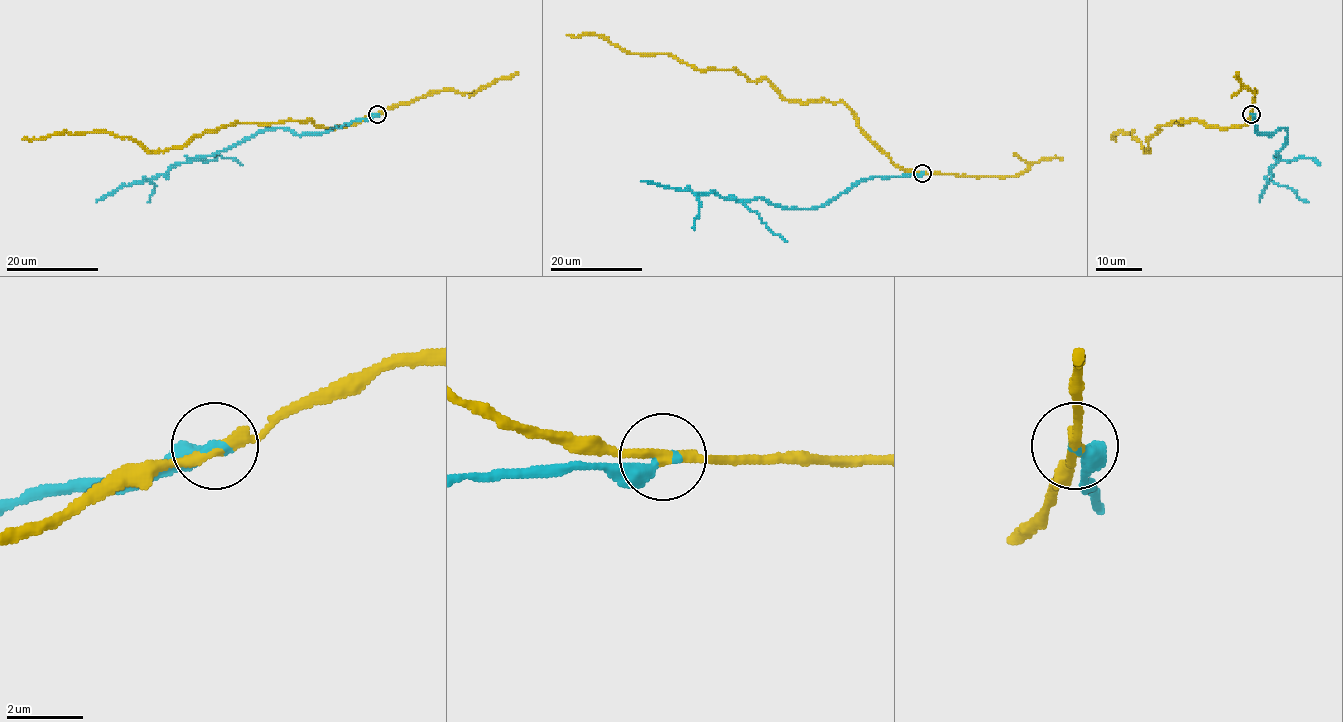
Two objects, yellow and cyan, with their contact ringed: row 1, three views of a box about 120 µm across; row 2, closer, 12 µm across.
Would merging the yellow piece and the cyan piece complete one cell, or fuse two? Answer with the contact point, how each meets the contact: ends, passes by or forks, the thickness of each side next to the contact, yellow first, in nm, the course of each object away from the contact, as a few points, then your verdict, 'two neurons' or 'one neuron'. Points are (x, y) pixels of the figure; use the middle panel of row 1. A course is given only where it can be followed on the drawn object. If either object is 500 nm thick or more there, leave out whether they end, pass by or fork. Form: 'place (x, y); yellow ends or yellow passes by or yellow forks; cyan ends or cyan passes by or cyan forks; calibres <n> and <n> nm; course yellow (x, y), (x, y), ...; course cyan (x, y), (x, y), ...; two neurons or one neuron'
place (922, 173); yellow passes by; cyan ends; calibres 260 and 400 nm; course yellow (922, 173), (891, 161), (840, 101), (788, 101), (764, 78), (734, 69), (697, 69), (567, 34); course cyan (922, 173), (861, 179), (823, 205), (807, 208), (783, 208), (761, 198), (722, 198), (713, 192), (640, 180); two neurons

